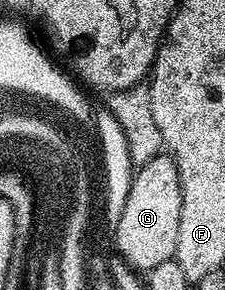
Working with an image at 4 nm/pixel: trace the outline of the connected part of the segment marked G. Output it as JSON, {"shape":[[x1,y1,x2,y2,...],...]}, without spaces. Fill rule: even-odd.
{"shape":[[172,156,151,159,132,174,122,215,115,226,116,252,137,271,147,271,167,263,177,256,179,243,179,215,183,211,183,195,177,163]]}

